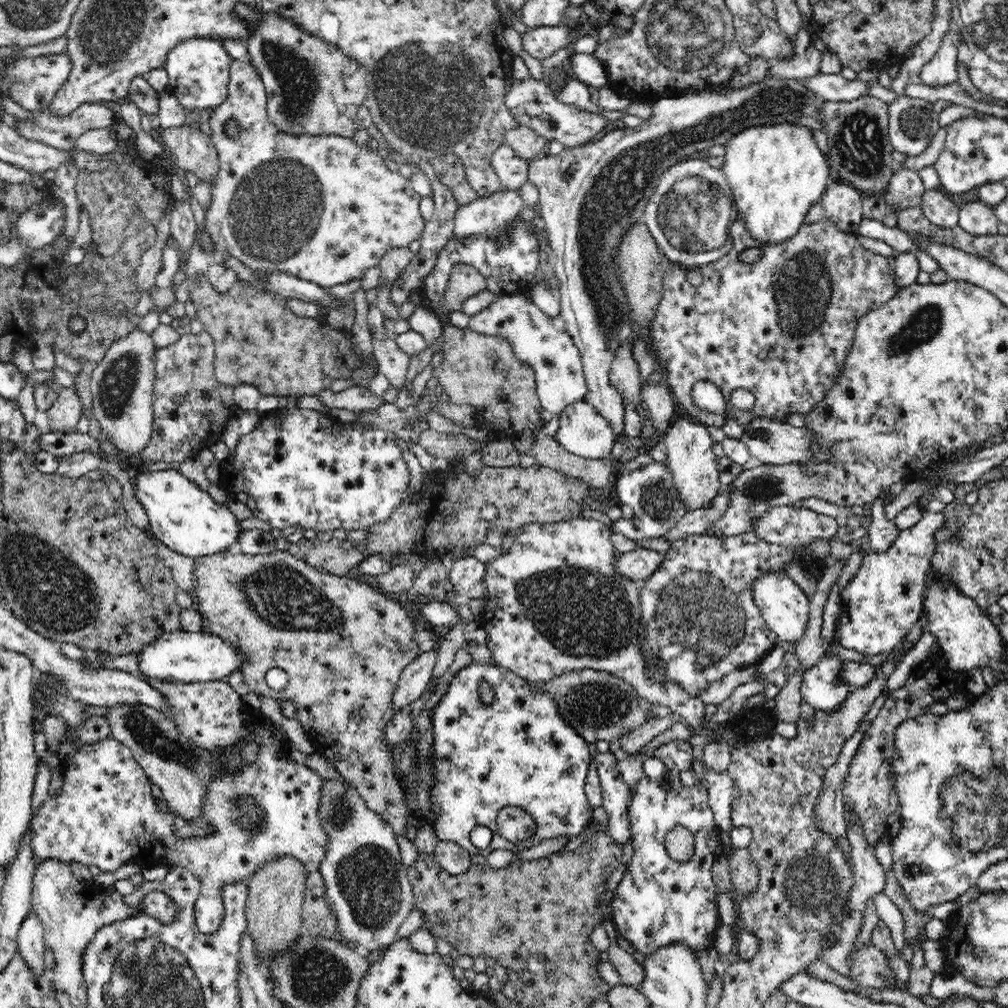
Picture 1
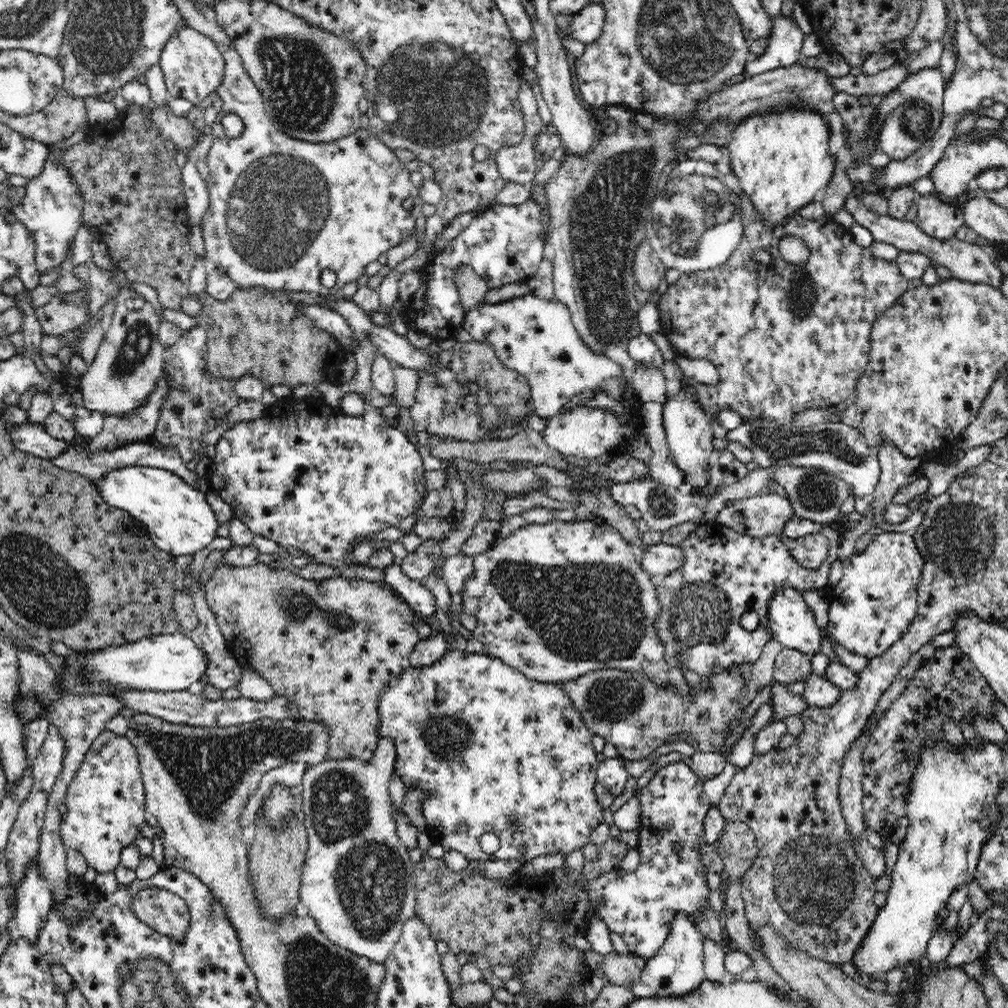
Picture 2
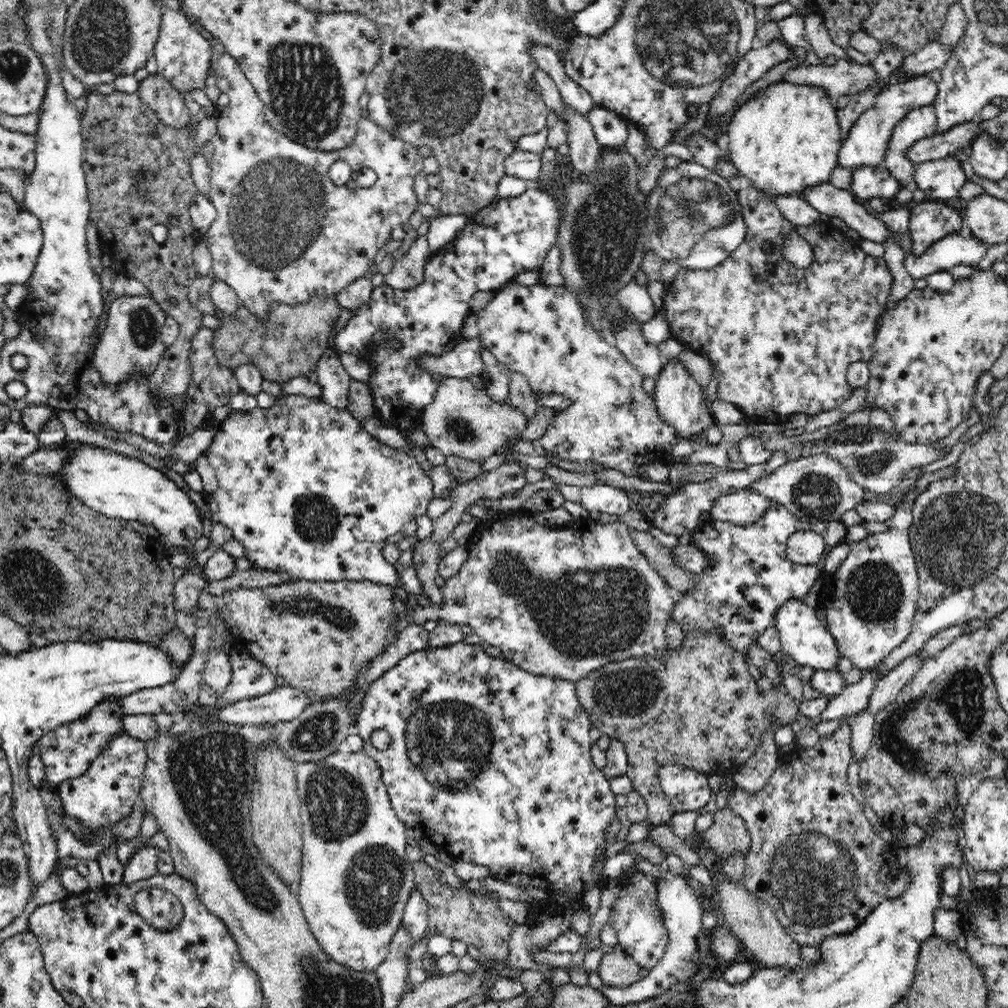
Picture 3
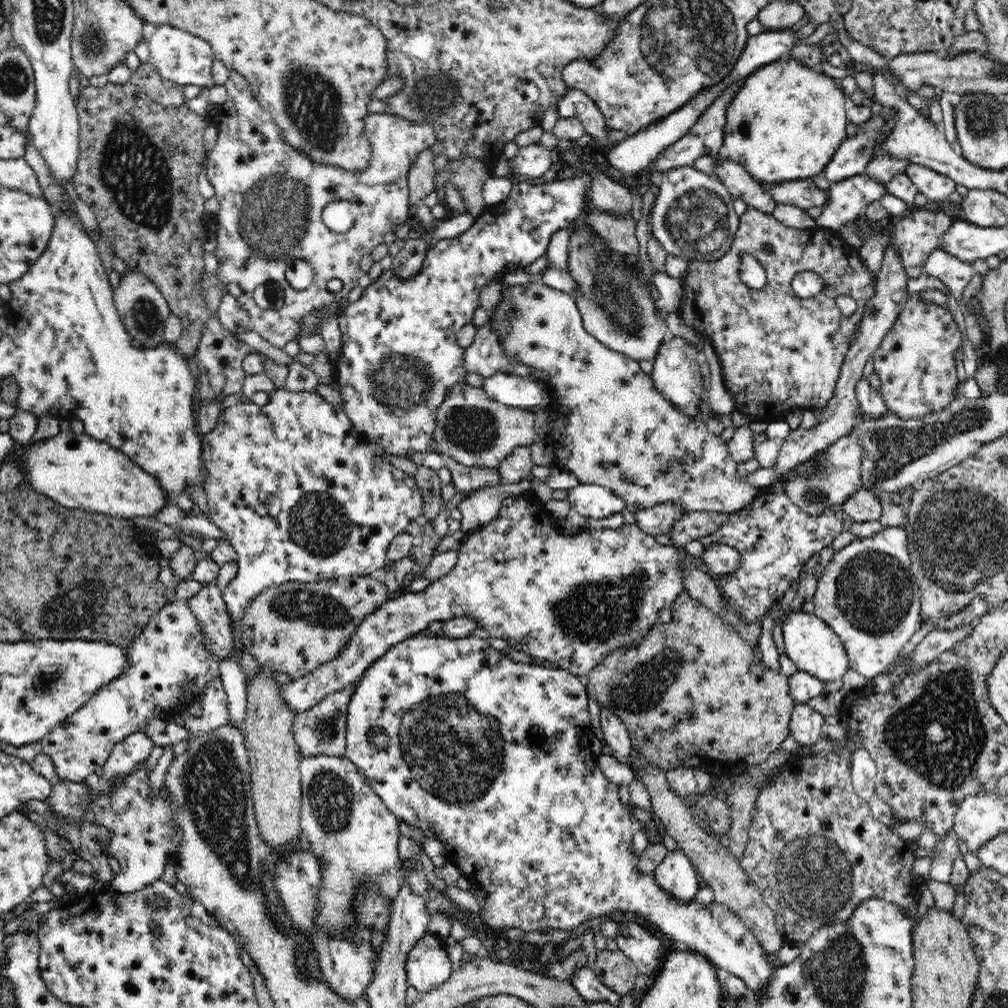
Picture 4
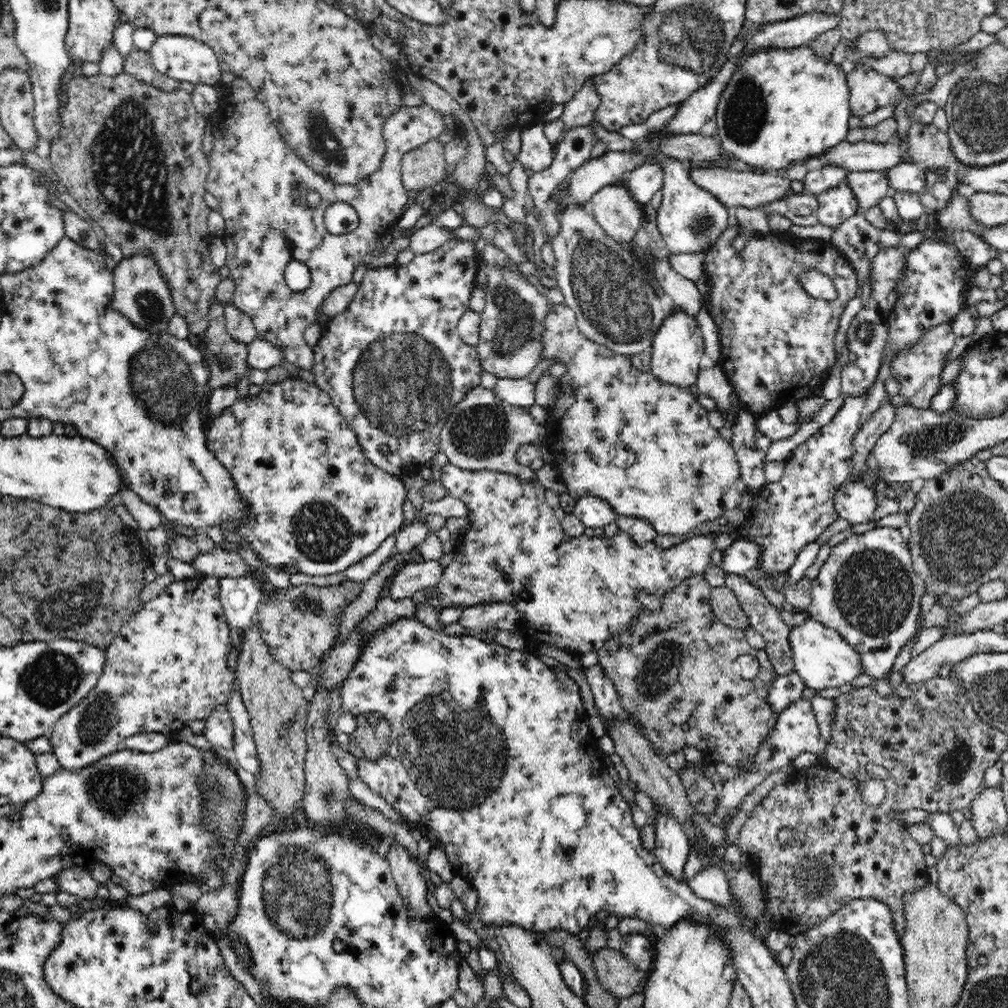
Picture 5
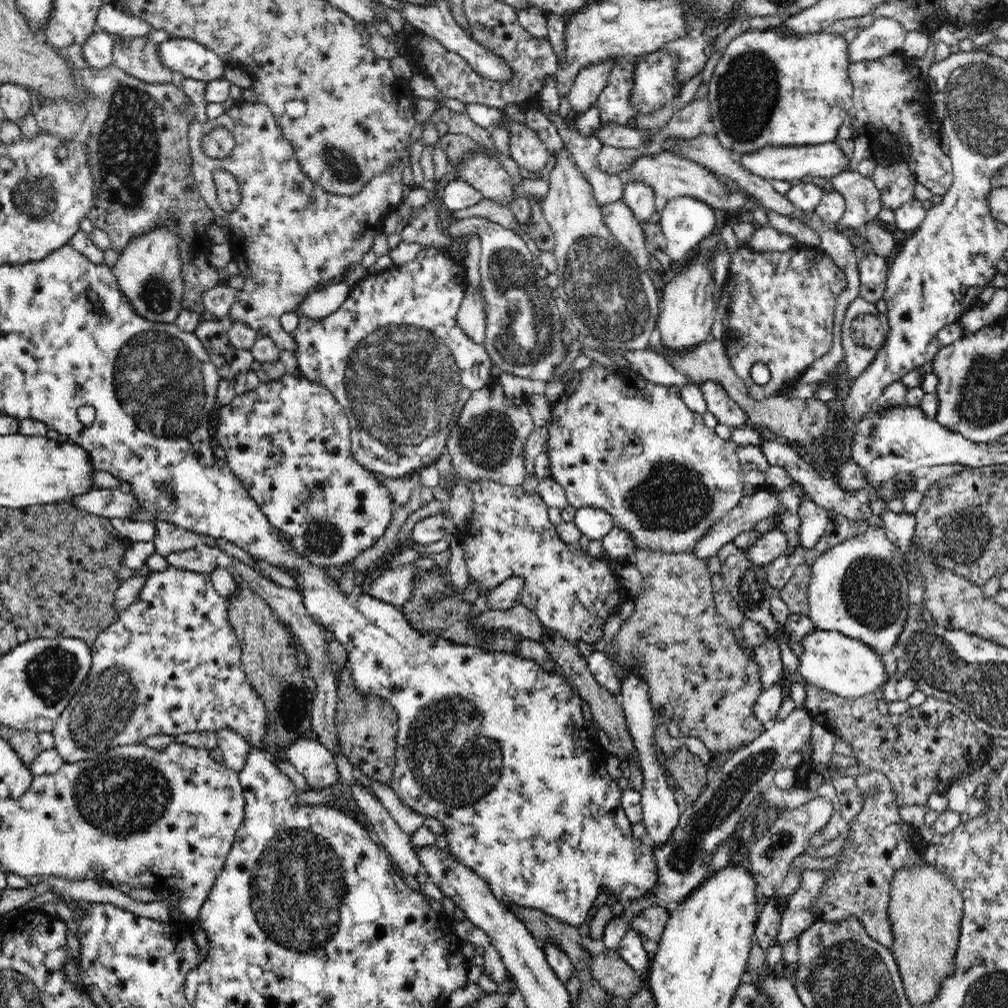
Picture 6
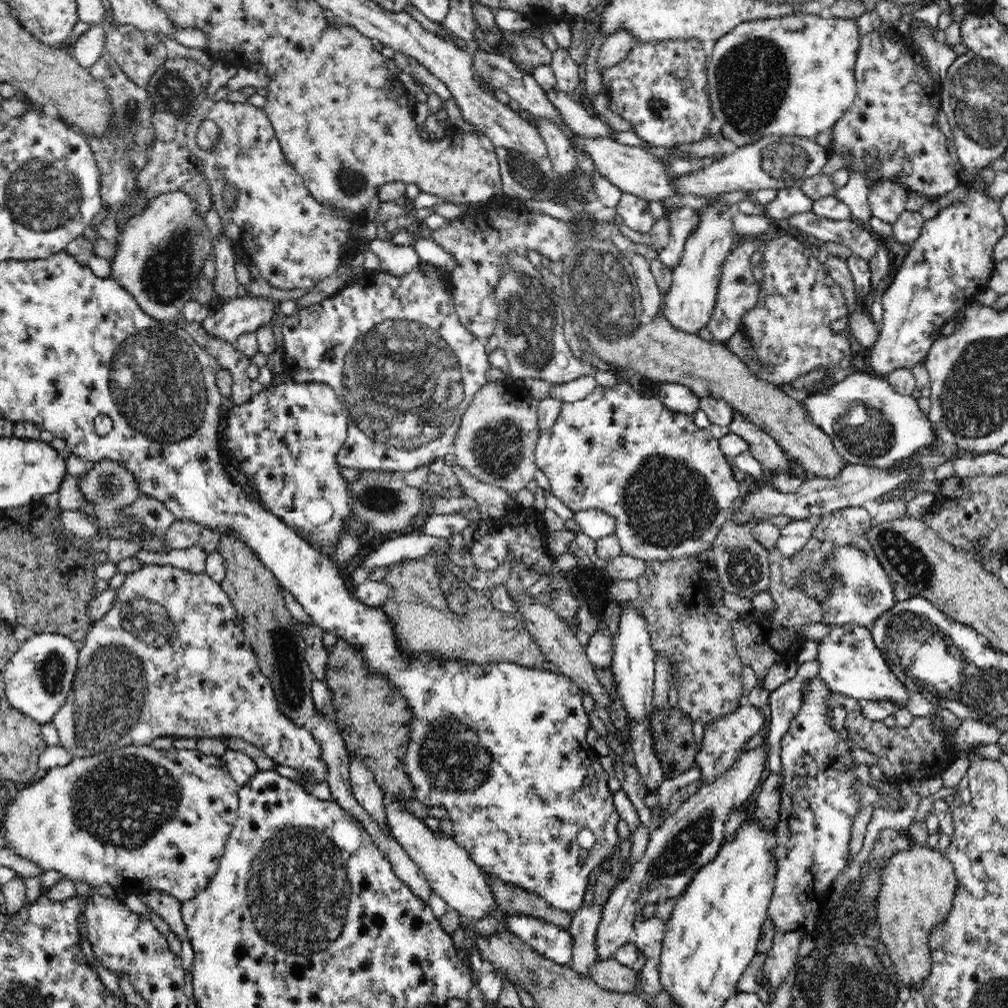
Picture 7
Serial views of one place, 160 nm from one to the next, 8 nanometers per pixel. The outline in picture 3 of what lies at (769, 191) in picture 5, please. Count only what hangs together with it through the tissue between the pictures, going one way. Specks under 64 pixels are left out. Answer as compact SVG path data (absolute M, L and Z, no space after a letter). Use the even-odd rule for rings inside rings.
M828 182L805 188L797 196L816 209L822 218L844 220L847 226L859 232L862 239L884 244L893 235L882 219L870 215L848 189L836 188Z

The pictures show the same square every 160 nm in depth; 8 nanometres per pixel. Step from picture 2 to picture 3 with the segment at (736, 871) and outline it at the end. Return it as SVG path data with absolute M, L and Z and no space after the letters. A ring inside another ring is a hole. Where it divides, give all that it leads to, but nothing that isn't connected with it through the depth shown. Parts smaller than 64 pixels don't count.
M718 809L713 815L712 826L702 832L702 840L715 852L718 860L726 860L740 851L742 856L751 847L751 836L743 819L732 809Z

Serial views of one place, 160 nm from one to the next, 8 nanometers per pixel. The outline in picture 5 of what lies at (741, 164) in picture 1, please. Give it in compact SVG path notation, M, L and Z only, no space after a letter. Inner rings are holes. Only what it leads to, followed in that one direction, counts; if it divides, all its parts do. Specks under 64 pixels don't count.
M810 46L752 49L740 55L738 68L720 95L715 114L721 146L728 154L754 167L778 174L790 164L804 163L810 157L818 157L820 153L826 153L828 149L846 141L851 116L847 74L830 57L816 55Z

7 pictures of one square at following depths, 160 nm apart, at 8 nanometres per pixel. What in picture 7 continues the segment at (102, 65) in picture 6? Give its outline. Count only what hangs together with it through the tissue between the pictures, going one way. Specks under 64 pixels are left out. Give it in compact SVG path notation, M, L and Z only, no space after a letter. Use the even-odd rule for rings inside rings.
M96 24L79 36L71 52L80 66L89 69L99 60L105 50L105 33L102 25Z

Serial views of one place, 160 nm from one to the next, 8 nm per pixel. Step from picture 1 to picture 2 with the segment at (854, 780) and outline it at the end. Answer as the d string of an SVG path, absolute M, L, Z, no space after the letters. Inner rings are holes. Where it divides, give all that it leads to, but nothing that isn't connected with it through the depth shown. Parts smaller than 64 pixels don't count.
M956 645L935 649L933 656L909 679L900 697L877 720L864 748L863 812L872 830L878 832L886 828L886 820L894 825L896 819L905 816L908 782L912 780L916 758L920 758L920 742L938 742L946 718L953 718L959 725L962 718L973 724L974 714L995 718L996 699L986 677Z

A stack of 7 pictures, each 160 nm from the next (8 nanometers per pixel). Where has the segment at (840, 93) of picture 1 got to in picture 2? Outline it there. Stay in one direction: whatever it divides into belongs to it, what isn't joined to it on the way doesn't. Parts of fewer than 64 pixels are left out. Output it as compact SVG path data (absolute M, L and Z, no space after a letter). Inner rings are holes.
M896 61L887 70L882 70L873 76L862 73L858 76L848 74L840 78L833 78L832 87L834 87L836 93L846 93L855 97L864 95L880 96L896 89L908 76L907 64Z

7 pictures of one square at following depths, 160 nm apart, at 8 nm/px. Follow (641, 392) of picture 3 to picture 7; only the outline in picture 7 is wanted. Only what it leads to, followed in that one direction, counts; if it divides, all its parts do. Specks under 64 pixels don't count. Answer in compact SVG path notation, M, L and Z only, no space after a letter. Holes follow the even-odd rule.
M618 383L614 388L602 388L596 386L586 398L576 402L563 403L560 415L556 423L550 429L539 430L539 438L535 449L535 463L548 481L550 491L557 496L558 500L565 504L572 512L580 510L598 509L603 510L615 520L615 535L620 540L620 547L624 555L646 561L667 562L676 558L698 555L702 551L712 552L712 544L719 533L720 527L732 513L732 509L740 500L739 482L728 465L730 460L720 449L720 440L712 436L710 429L696 427L692 415L680 411L672 411L664 405L659 398L646 398L638 390L632 390L629 384Z

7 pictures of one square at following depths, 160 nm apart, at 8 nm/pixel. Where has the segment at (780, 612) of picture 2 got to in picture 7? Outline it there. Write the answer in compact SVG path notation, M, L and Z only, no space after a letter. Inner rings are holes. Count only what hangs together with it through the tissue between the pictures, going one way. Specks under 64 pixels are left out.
M846 624L834 627L818 641L816 661L820 665L818 678L824 681L832 693L839 693L861 702L891 699L896 708L906 708L910 692L890 670L883 654L872 638L871 631L862 625Z

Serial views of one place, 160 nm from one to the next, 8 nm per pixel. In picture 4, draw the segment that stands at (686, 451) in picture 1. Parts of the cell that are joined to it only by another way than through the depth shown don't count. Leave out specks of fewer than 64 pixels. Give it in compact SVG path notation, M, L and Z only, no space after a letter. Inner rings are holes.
M667 336L667 339L659 346L656 353L651 377L654 386L670 401L677 410L686 414L689 418L702 418L699 412L699 402L704 396L703 376L698 363L698 348L692 345L682 336Z

